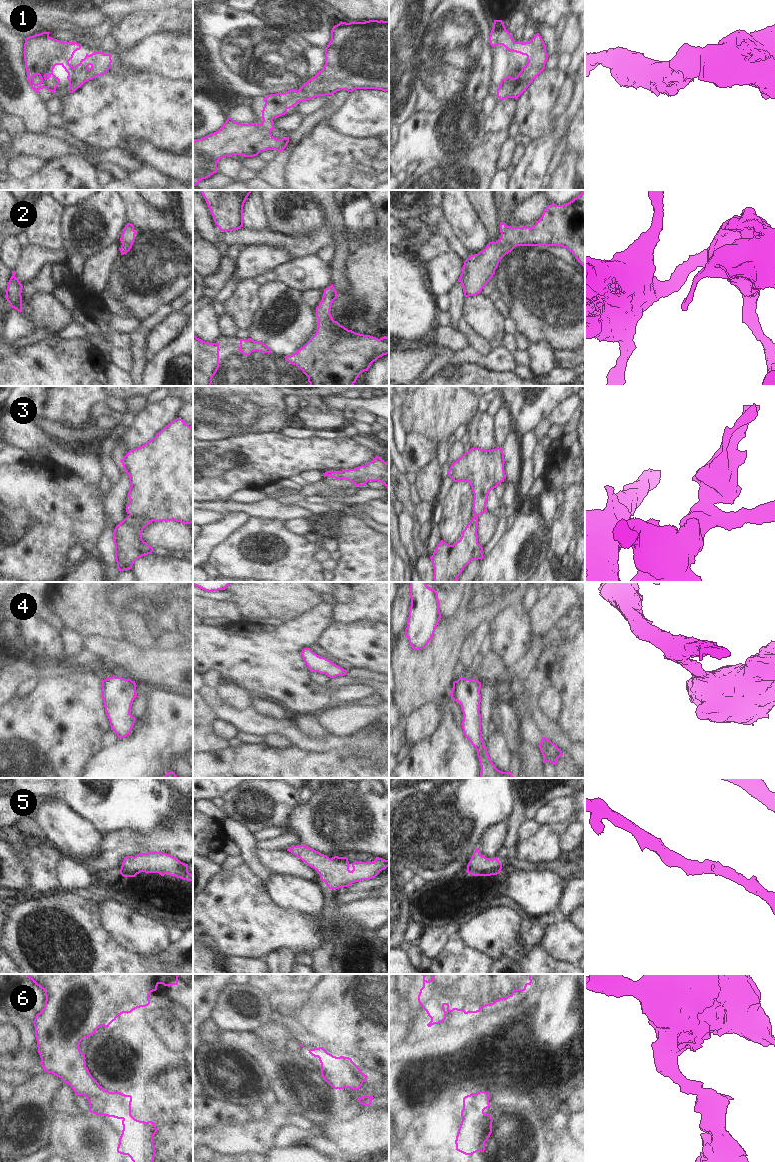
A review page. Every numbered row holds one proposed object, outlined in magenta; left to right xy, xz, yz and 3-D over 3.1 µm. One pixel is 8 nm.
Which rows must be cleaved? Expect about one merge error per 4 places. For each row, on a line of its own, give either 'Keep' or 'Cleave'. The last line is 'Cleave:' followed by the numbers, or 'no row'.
1: Keep
2: Keep
3: Cleave
4: Keep
5: Keep
6: Keep
Cleave: 3

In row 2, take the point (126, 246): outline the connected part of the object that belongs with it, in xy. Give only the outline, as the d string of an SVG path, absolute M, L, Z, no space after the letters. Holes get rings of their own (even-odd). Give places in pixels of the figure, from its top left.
M127 223L127 225L123 229L123 233L120 238L120 241L122 243L120 248L121 255L124 255L130 251L134 243L136 233L137 232L134 230L133 224Z

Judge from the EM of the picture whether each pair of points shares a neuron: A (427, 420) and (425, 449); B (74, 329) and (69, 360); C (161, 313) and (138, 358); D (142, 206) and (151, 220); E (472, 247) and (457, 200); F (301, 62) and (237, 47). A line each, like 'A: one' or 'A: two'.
A: two
B: two
C: one
D: one
E: one
F: one

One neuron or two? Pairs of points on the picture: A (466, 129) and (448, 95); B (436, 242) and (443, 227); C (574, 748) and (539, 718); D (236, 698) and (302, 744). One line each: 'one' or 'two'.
A: two
B: two
C: one
D: two

